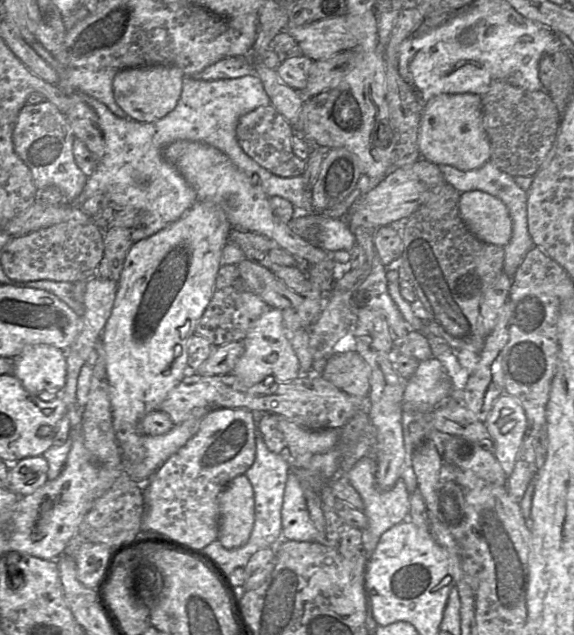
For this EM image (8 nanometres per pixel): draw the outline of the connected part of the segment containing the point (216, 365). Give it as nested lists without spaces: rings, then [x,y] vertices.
[[[242,341],[214,347],[211,355],[199,366],[195,374],[202,376],[230,374],[243,352],[244,344]]]

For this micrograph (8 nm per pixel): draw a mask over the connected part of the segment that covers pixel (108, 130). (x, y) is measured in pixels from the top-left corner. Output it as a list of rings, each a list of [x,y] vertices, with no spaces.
[[[257,75],[211,81],[188,77],[187,81],[183,81],[181,95],[175,108],[163,118],[149,123],[117,117],[94,97],[76,89],[71,91],[80,94],[80,98],[96,113],[98,126],[105,141],[105,154],[94,173],[88,177],[81,194],[69,204],[80,207],[93,195],[101,192],[113,193],[114,174],[126,164],[130,164],[134,169],[134,181],[145,183],[145,170],[157,165],[159,153],[162,153],[163,148],[175,141],[188,140],[205,143],[221,151],[253,185],[259,186],[268,198],[284,198],[299,213],[311,213],[312,193],[307,189],[301,175],[284,178],[272,174],[249,157],[238,143],[236,128],[240,117],[258,107],[271,105]]]

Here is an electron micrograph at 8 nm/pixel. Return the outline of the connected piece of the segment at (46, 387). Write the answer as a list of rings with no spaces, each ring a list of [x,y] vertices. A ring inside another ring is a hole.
[[[38,344],[26,347],[13,360],[12,374],[33,395],[43,391],[58,393],[66,383],[66,351]]]

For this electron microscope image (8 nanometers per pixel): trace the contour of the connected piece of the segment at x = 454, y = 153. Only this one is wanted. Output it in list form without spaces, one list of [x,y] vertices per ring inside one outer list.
[[[439,94],[425,103],[418,130],[418,151],[421,159],[462,171],[479,168],[489,161],[491,148],[482,120],[481,96]]]

